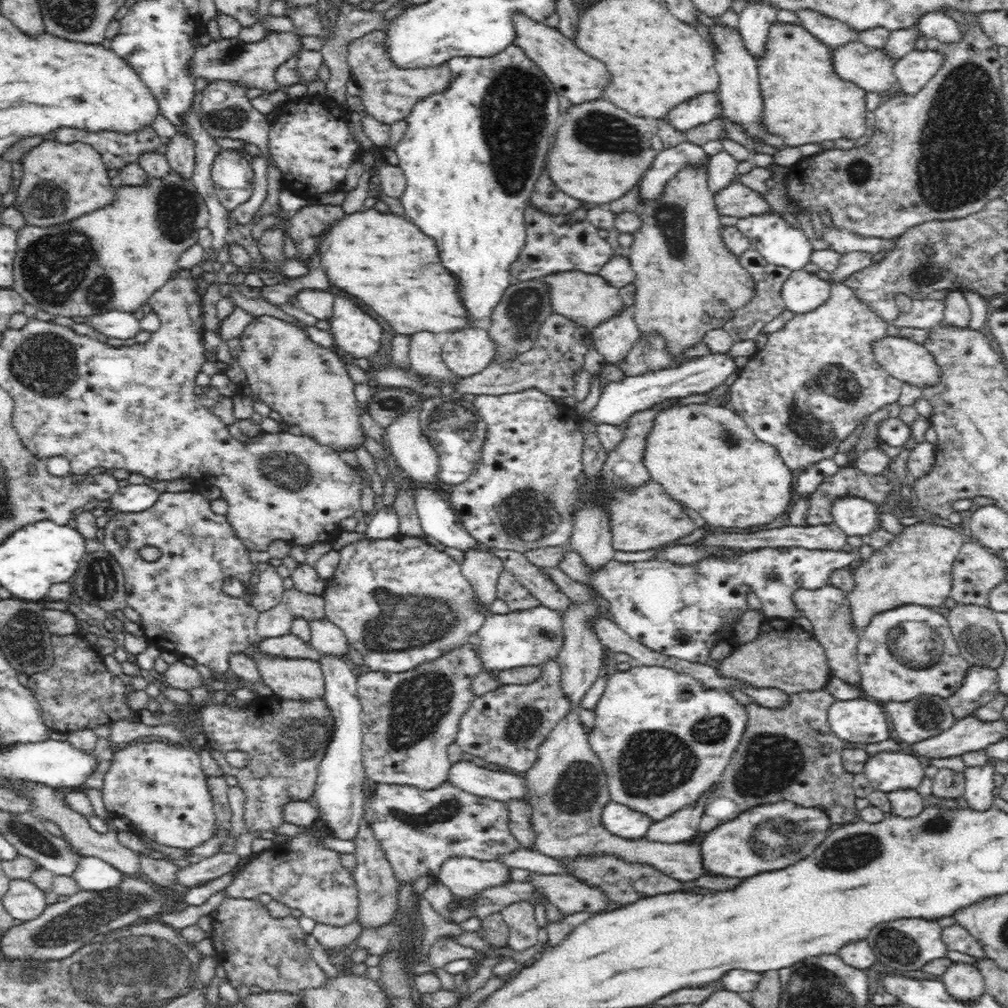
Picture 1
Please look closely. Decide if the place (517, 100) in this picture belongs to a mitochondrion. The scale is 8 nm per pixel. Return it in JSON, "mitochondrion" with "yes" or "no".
{"mitochondrion":"yes"}

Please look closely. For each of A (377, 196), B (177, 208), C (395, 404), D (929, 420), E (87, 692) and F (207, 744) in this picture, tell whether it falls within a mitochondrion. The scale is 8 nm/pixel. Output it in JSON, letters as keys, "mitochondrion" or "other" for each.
{"A":"other","B":"mitochondrion","C":"mitochondrion","D":"other","E":"other","F":"other"}

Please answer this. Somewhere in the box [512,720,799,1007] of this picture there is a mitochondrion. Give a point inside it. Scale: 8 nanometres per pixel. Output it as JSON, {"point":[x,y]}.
{"point":[577,790]}

